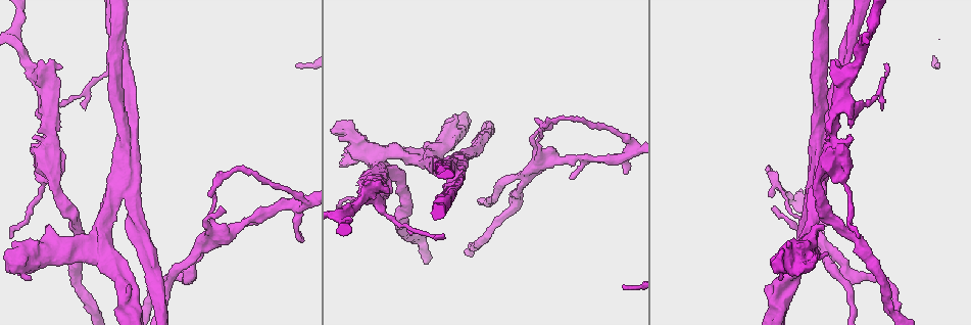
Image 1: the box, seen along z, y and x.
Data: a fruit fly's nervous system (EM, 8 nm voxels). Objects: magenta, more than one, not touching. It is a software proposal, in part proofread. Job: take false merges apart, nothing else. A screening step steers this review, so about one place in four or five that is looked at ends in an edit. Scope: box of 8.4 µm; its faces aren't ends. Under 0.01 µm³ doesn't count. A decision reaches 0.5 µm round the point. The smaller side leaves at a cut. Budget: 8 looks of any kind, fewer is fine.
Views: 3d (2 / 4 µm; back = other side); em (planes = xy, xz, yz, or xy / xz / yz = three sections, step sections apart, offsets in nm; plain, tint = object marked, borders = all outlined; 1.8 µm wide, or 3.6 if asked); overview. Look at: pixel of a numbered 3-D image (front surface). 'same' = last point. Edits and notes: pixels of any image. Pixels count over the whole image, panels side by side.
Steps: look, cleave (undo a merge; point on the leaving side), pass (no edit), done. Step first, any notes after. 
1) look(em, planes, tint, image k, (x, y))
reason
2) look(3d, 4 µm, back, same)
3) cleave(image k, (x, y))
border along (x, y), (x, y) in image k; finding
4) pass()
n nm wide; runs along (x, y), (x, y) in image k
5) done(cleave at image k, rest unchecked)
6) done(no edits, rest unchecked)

look(3d, 4 µm, image 1, (793, 259))
four arms meet

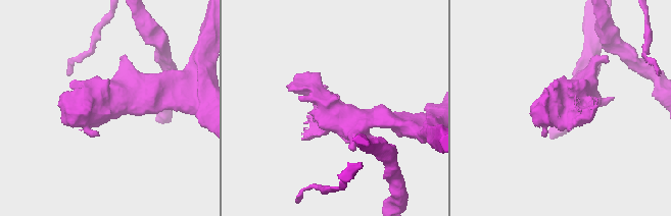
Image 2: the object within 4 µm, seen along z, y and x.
look(em, 3.6 µm, planes, tint, image 2, (100, 108))

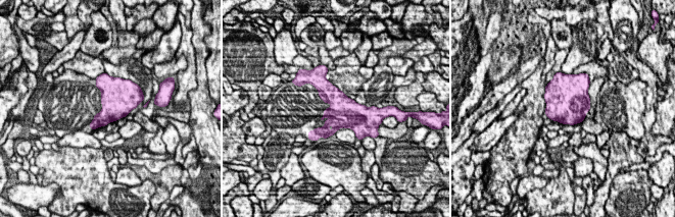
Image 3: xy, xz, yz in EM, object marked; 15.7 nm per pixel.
pass()
480 nm wide; all the same neuron

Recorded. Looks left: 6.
look(em, planes, plain, image 1, (51, 69))
sharp bend

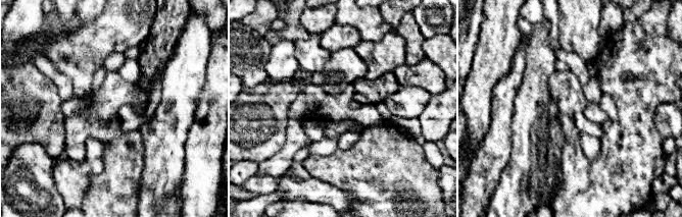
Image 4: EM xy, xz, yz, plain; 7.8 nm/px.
look(em, planes, tint, same)

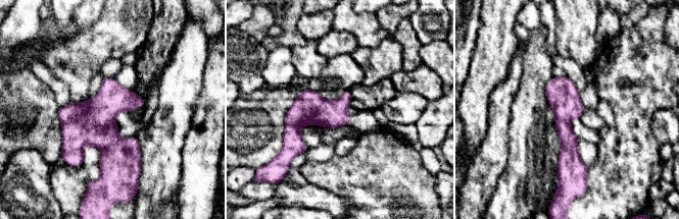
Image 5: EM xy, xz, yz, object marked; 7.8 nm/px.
pass()
runs along (562, 79), (568, 138), (564, 173) in image 5; continuous, no second neuron

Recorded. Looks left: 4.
look(3d, 4 µm, back, image 1, (51, 166))
side arm on a straight run

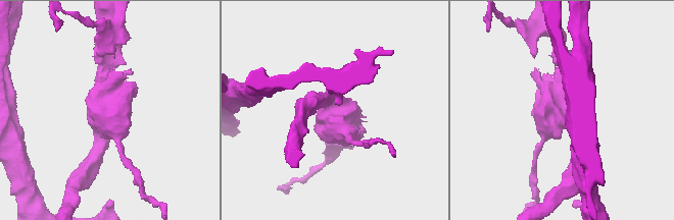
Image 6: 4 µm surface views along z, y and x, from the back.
look(em, 3.6 µm, planes, tint, image 6, (334, 105))
3 arms

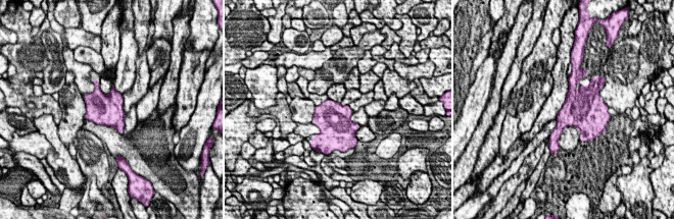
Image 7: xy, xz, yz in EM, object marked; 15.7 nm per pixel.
pass()
480 nm wide; one neuron here

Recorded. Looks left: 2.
look(3d, 2 µm, image 1, (824, 130))
four arms meet

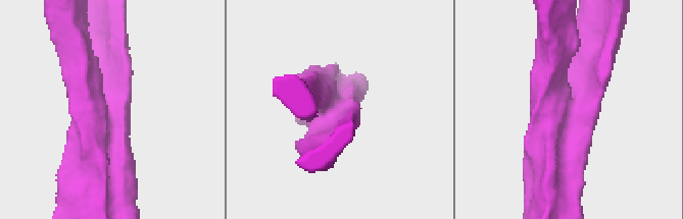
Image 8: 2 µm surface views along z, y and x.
look(em, planes, tint, image 8, (327, 108))
4 arms

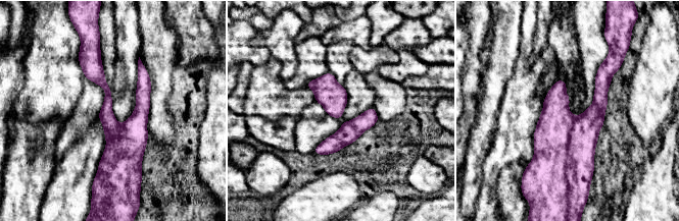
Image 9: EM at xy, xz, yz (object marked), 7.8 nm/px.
cleave(image 9, (580, 161))
180 nm wide; two neurons meet here

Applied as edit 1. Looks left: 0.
done(cleave at image 9, rest unchecked)

